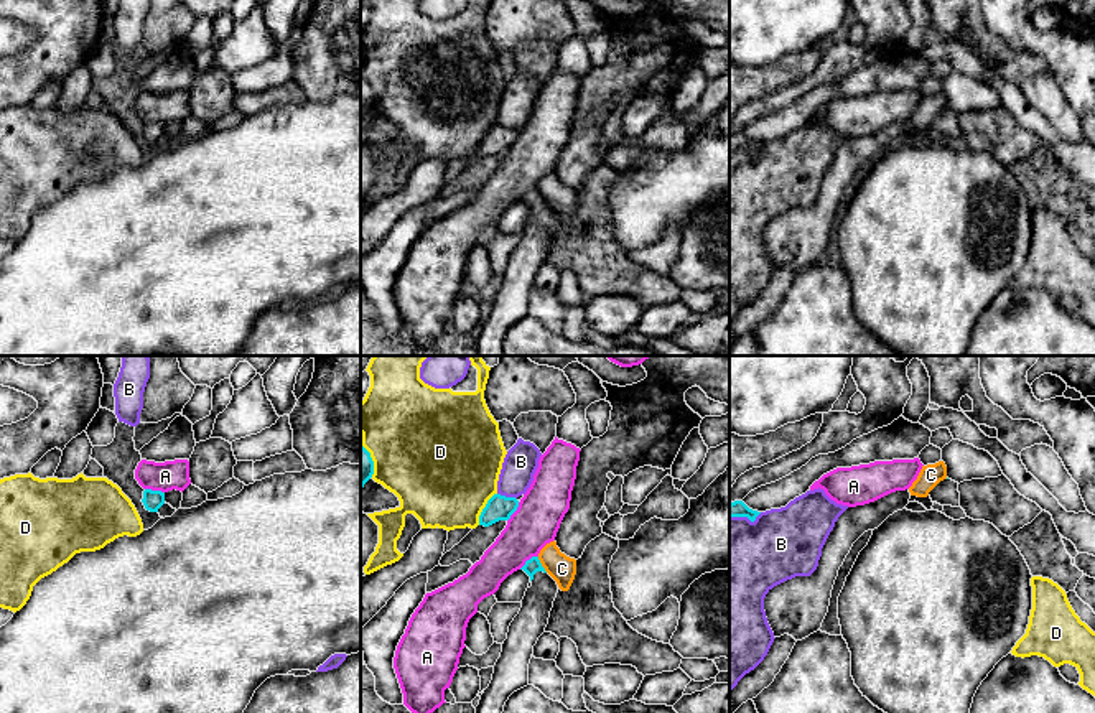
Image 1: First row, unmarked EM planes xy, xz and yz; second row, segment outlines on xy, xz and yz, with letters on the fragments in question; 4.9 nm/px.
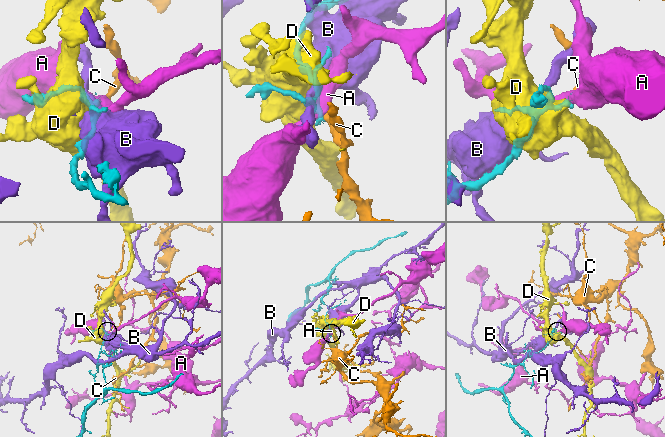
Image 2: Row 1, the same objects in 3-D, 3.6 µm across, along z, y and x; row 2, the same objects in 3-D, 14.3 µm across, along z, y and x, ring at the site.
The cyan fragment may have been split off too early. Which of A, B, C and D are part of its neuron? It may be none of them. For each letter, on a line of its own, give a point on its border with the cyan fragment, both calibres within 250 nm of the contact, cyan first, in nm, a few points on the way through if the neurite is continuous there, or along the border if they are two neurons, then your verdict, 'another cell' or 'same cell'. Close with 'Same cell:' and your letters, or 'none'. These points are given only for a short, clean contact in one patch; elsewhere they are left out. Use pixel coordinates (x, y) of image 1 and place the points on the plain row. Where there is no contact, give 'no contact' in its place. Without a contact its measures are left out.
A: meets cyan in xz at (527, 191); 70 nm thick on the cyan side, 220 nm on the other; border along xz (537, 186), (532, 186), (519, 200); another cell
B: meets cyan in xz at (507, 129); 130 nm thick on the cyan side, 160 nm on the other; another cell
C: meets cyan in xz at (540, 196); 70 nm thick on the cyan side, 140 nm on the other; border along xz (537, 188), (547, 203); another cell
D: meets cyan in xz at (483, 140); 130 nm thick on the cyan side, 480 nm on the other; another cell
Same cell: none

